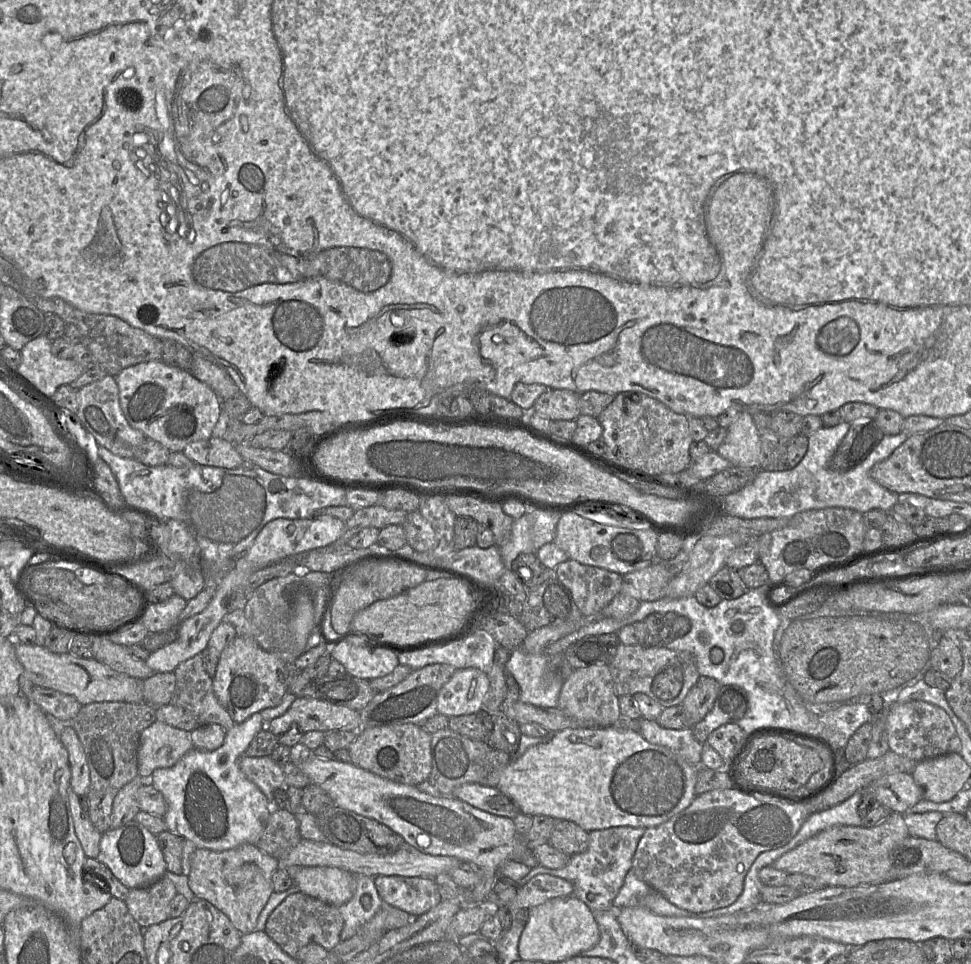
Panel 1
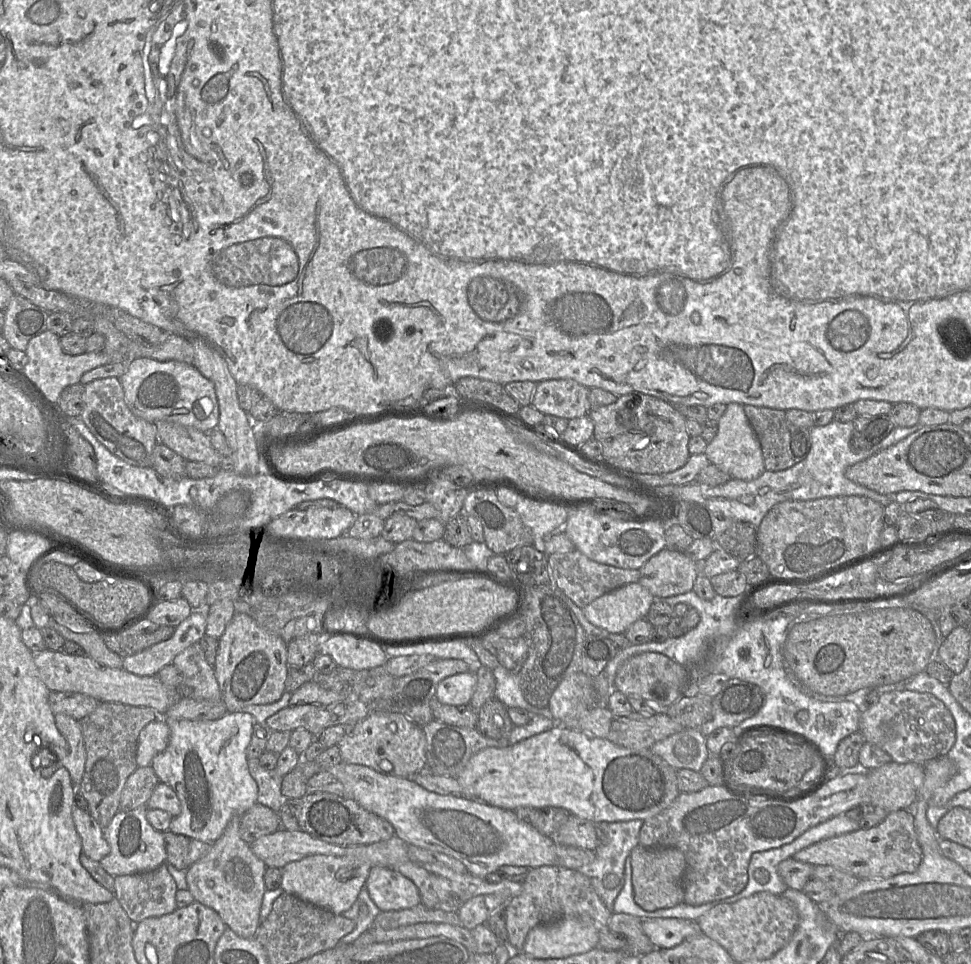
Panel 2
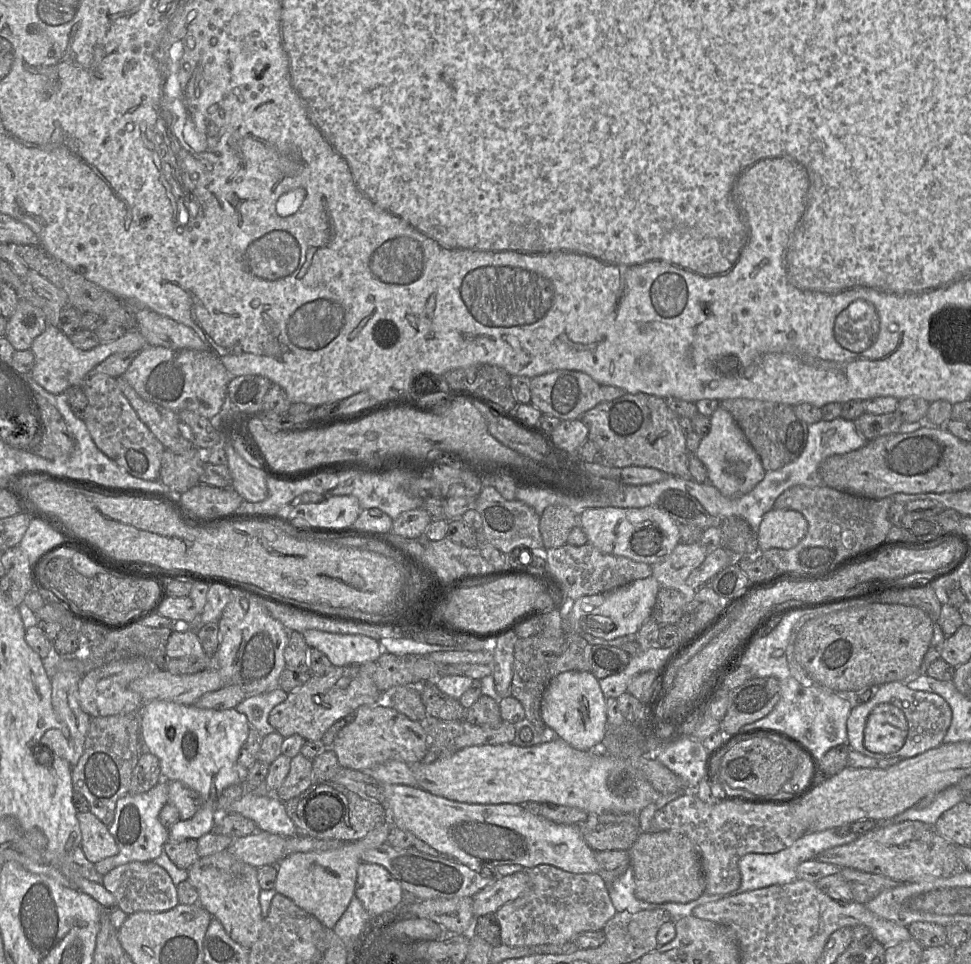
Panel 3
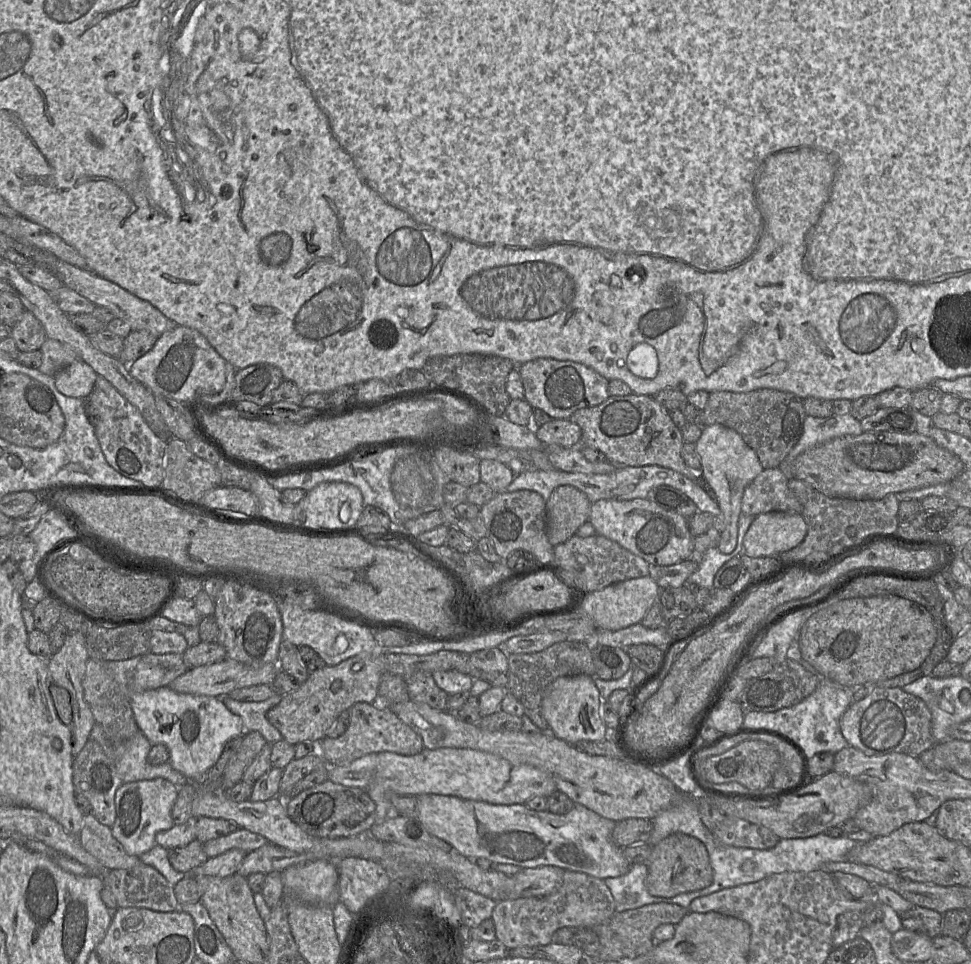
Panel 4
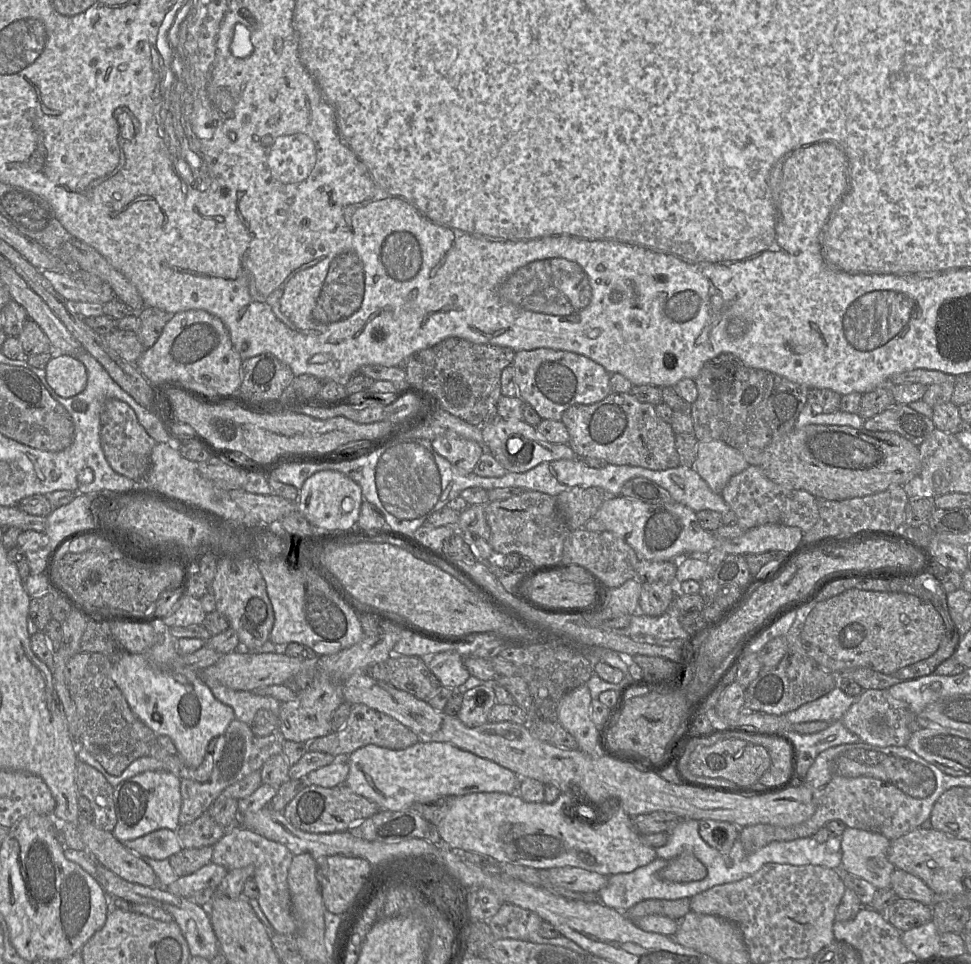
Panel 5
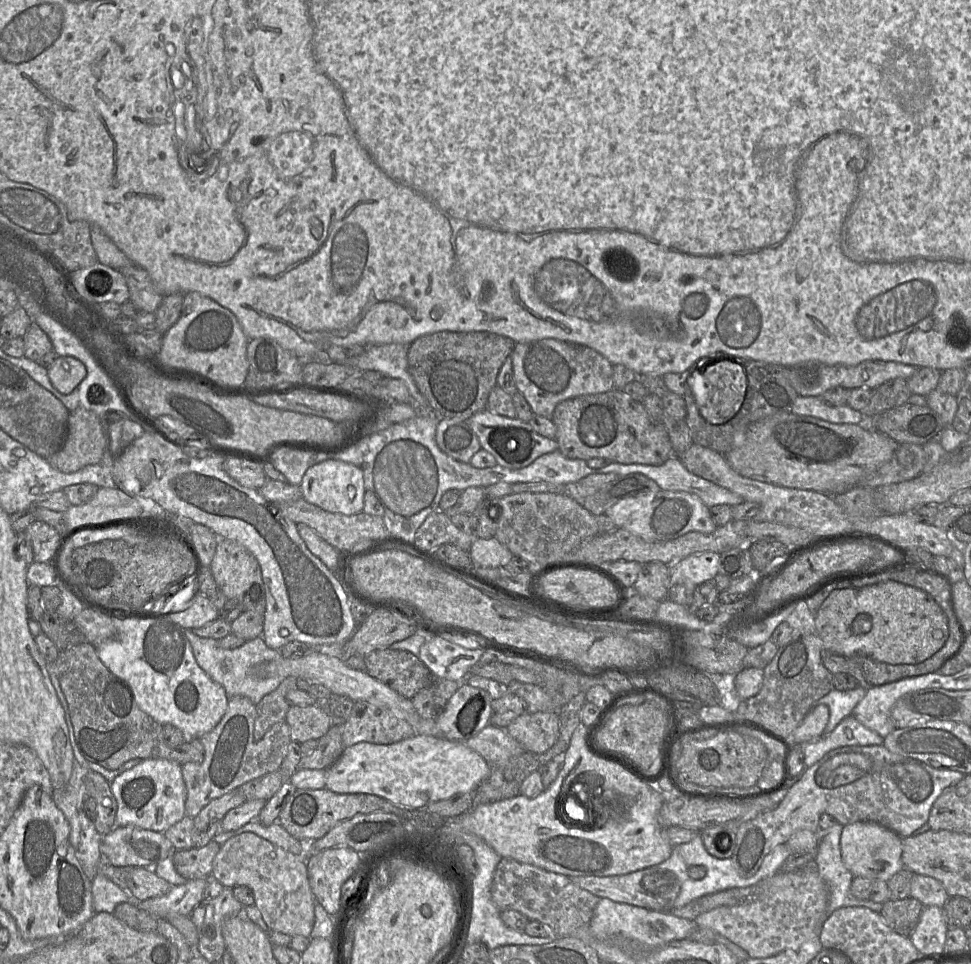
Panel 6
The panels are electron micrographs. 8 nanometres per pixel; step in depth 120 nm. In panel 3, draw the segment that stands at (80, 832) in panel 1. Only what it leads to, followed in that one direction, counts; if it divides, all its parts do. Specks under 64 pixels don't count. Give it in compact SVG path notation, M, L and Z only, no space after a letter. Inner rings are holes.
M90 811L77 812L77 818L82 833L80 847L88 861L95 864L118 854L119 848L109 832L109 826Z

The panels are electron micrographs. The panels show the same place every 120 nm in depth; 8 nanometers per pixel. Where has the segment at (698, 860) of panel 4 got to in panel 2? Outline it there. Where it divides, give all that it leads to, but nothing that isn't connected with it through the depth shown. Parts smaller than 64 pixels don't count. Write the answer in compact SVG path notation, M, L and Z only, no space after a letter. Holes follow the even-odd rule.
M638 844L631 852L633 896L646 911L670 908L684 902L683 877L687 861L682 851L675 847L647 848Z

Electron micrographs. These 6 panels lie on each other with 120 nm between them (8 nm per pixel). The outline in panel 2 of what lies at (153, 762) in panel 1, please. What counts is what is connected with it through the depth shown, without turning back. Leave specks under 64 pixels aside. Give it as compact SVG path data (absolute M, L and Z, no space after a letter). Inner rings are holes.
M158 718L146 725L138 739L138 767L150 766L153 758L167 748L169 738L170 728L163 718Z

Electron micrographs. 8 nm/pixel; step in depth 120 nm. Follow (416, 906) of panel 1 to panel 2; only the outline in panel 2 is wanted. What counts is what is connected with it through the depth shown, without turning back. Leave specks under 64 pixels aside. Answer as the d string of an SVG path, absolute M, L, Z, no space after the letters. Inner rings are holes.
M372 866L365 887L381 912L408 909L421 903L414 882L391 868Z

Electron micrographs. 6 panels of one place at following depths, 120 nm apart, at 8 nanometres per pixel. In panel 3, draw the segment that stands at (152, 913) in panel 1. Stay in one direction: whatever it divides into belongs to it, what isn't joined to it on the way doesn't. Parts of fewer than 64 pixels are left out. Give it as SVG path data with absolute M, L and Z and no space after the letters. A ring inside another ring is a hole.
M129 862L103 876L102 885L116 900L116 907L127 915L136 912L165 912L179 904L175 884L168 872L152 862Z

